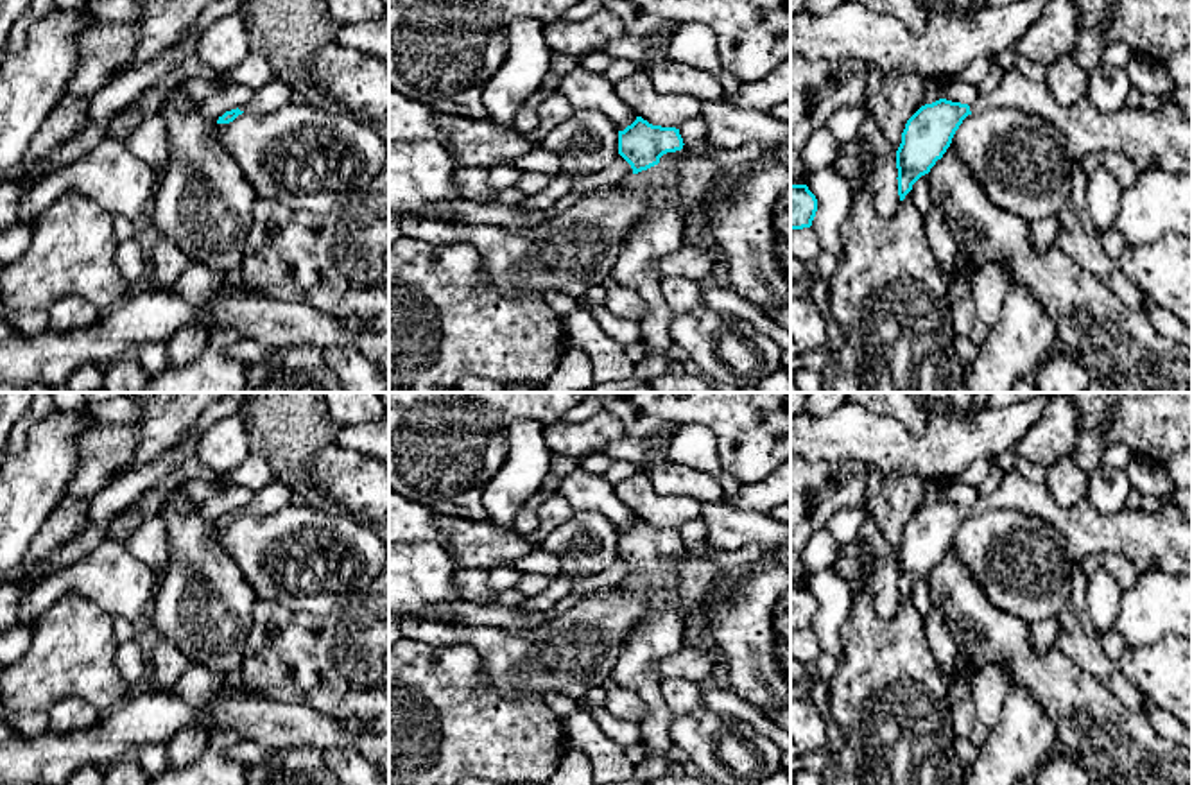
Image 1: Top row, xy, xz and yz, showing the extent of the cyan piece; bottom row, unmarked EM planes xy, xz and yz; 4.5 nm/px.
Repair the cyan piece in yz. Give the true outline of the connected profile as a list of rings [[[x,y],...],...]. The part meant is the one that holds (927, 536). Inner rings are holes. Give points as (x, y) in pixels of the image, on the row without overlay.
[[[1011,470],[993,493],[977,496],[970,505],[939,500],[907,522],[896,552],[900,602],[943,559],[968,516],[1000,509],[1036,516],[1056,527],[1075,561],[1119,552],[1135,563],[1138,575],[1192,574],[1192,520],[1172,500],[1163,500],[1156,514],[1126,507],[1102,514],[1086,498],[1067,509],[1054,500],[1045,482],[1034,484]]]

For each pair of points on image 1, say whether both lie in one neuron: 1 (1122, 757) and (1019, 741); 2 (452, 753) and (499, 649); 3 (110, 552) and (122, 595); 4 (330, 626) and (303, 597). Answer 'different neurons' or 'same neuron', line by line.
1: different neurons
2: different neurons
3: same neuron
4: different neurons

